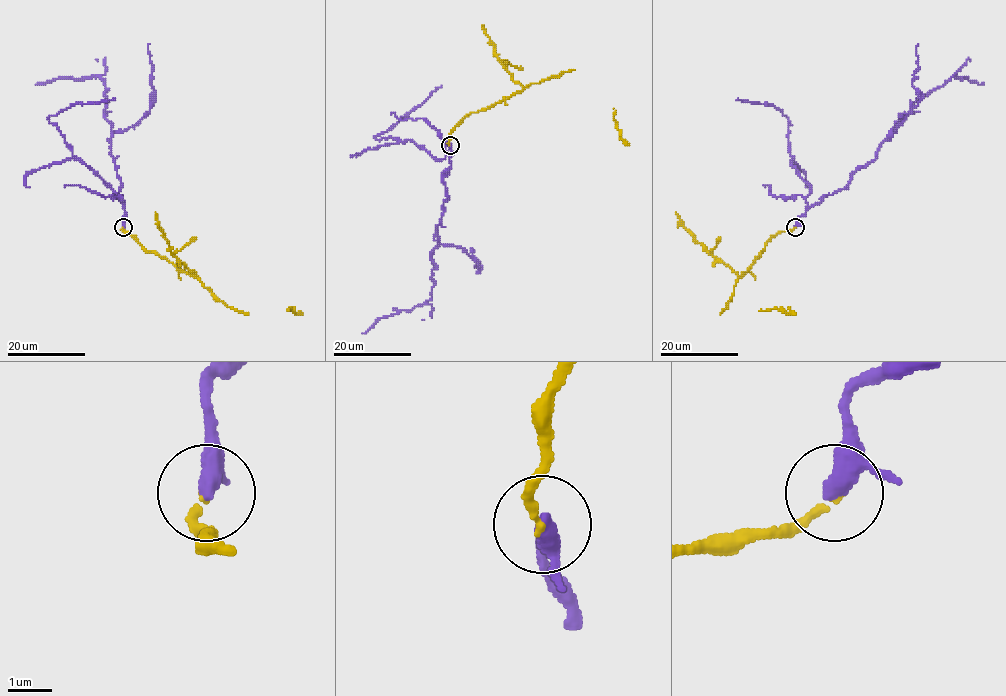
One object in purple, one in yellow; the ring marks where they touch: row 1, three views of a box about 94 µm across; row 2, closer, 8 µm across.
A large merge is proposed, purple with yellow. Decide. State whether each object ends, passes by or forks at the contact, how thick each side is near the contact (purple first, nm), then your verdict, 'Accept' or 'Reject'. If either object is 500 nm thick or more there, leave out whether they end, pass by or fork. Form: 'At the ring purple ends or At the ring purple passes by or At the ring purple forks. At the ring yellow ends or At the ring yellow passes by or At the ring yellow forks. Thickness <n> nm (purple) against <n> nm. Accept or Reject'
At the ring purple passes by. At the ring yellow ends. Thickness 340 nm (purple) against 160 nm. Accept

